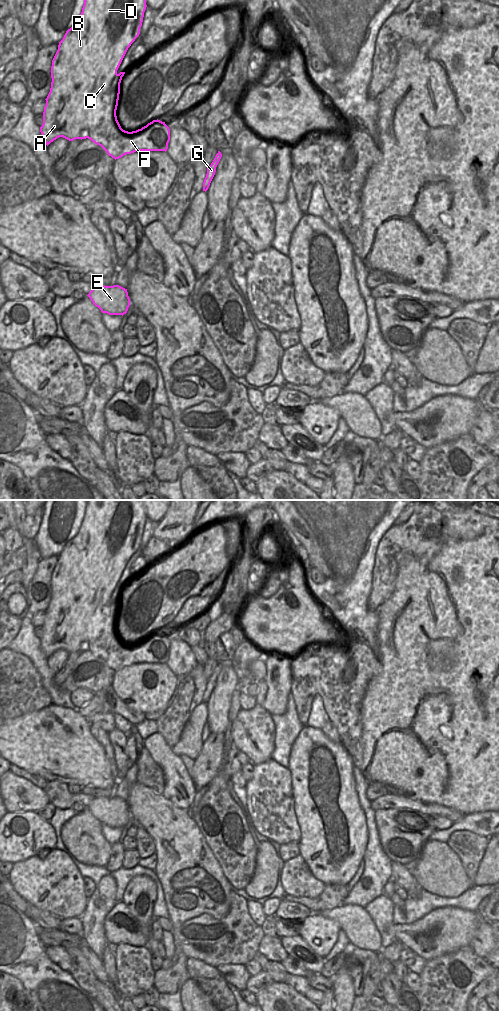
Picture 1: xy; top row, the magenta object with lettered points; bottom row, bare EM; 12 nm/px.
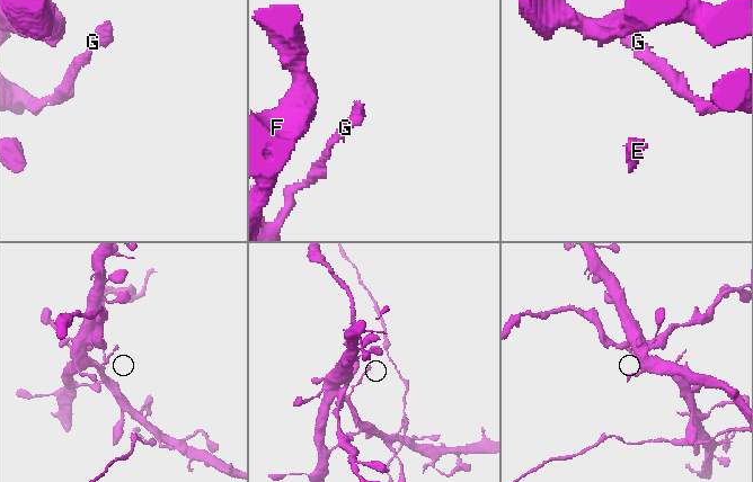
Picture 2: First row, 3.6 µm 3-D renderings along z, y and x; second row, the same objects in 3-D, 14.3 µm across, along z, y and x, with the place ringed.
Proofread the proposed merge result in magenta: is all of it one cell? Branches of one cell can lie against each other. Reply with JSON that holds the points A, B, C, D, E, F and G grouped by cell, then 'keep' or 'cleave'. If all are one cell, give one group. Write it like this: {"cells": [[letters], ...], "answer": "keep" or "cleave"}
{"cells": [["A", "B", "C", "D", "E", "G"], ["F"]], "answer": "cleave"}

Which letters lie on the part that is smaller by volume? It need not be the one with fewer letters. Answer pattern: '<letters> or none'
F

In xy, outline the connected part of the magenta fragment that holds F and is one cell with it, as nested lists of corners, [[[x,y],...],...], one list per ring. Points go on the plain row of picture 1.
[[[117,631],[107,635],[93,633],[88,642],[88,651],[101,658],[109,668],[119,671],[136,663],[167,663],[170,641],[160,632],[153,632],[136,643],[121,640]]]

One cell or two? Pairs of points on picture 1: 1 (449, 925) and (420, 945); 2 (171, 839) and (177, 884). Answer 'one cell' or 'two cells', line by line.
1: one cell
2: one cell

